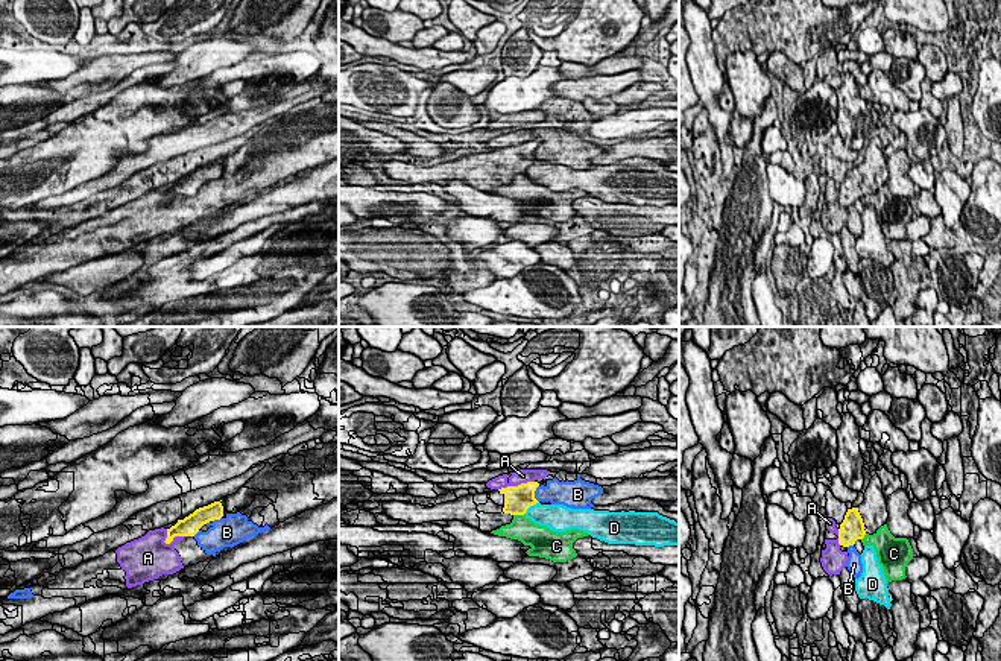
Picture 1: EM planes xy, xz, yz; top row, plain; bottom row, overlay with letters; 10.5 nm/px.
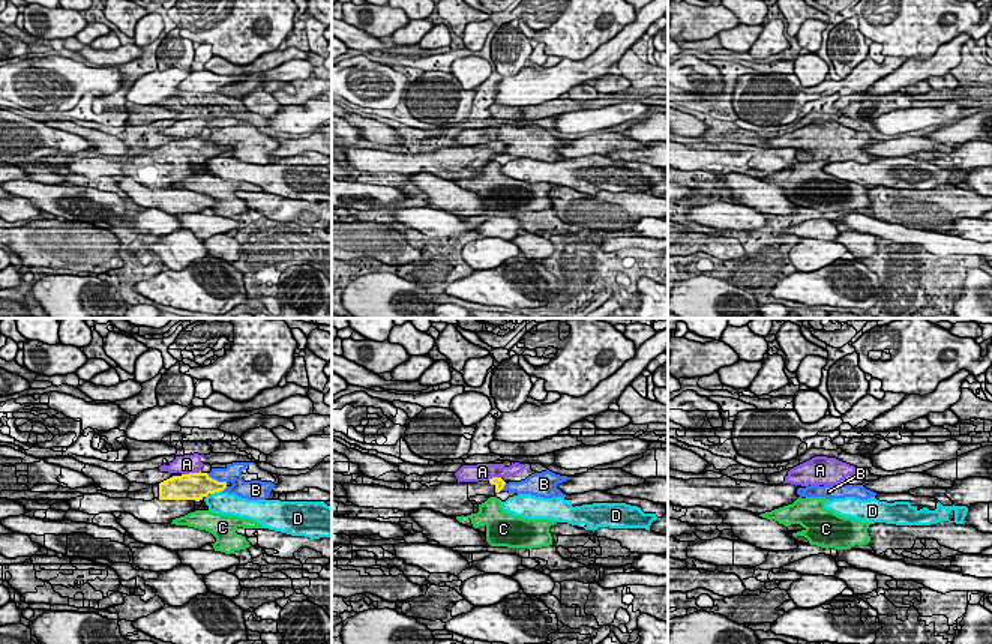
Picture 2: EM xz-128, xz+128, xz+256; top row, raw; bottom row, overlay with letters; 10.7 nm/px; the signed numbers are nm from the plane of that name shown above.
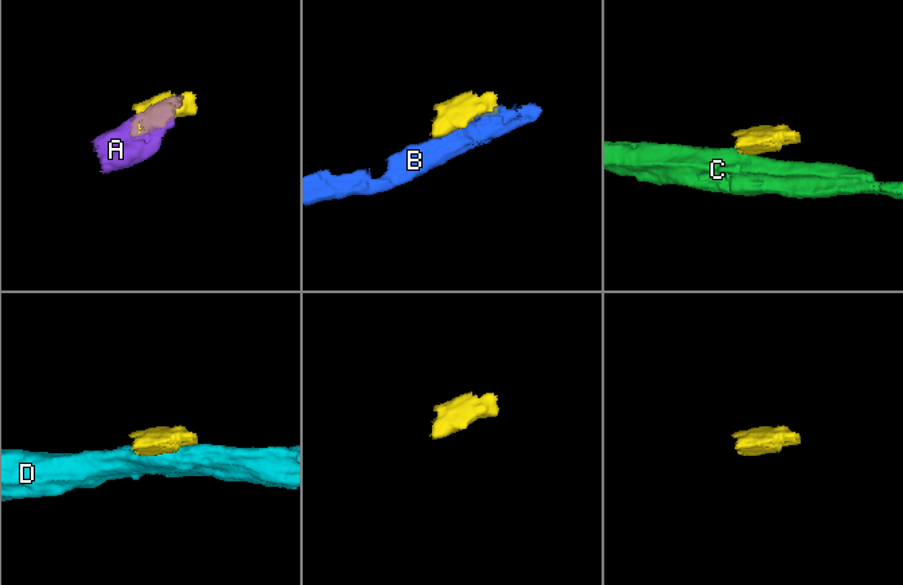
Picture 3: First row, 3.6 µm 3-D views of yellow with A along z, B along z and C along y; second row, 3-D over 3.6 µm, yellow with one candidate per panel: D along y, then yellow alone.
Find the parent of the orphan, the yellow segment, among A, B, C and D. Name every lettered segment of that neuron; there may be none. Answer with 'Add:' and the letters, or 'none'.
Add: none

